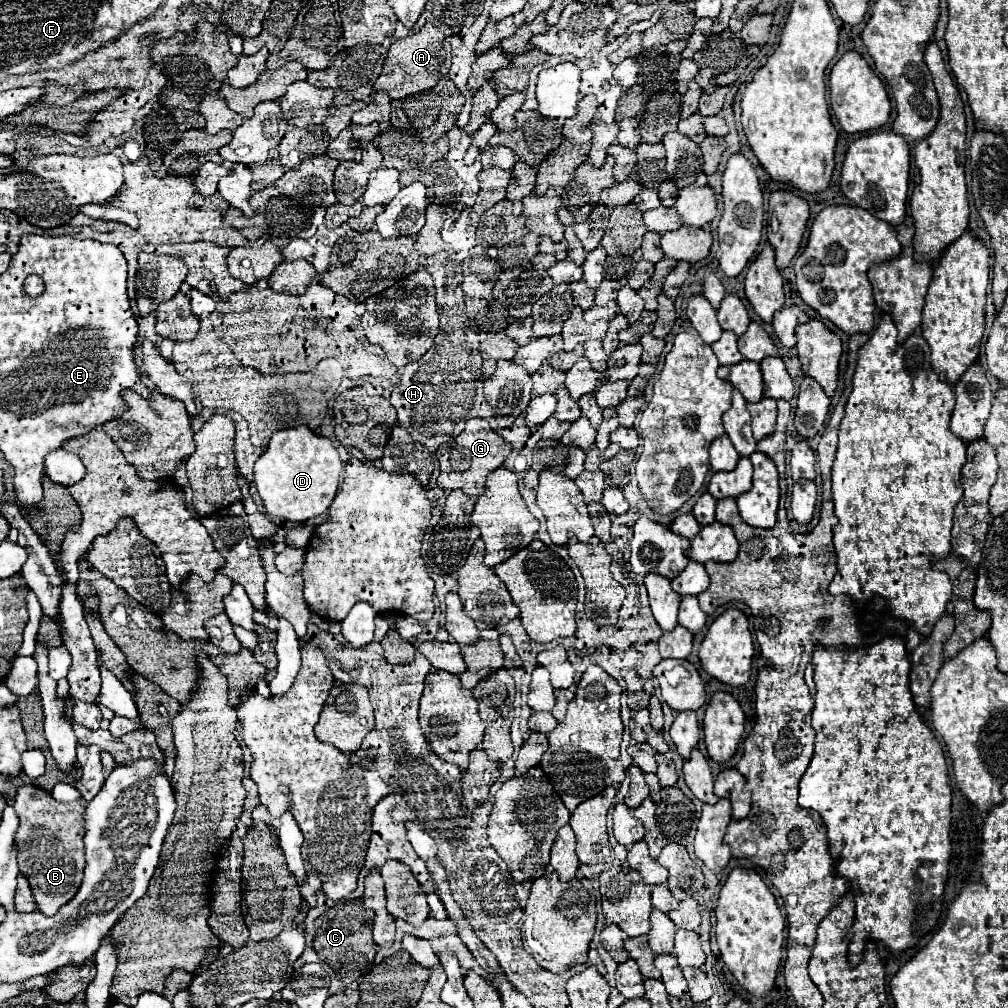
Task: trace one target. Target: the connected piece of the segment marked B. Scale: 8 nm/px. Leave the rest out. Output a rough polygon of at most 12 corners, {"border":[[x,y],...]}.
{"border":[[15,797],[19,871],[41,913],[73,899],[85,869],[85,801]]}

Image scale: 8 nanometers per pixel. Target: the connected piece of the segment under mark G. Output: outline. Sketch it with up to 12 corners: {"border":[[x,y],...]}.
{"border":[[469,419],[437,451],[441,489],[485,493],[513,447],[489,421]]}

